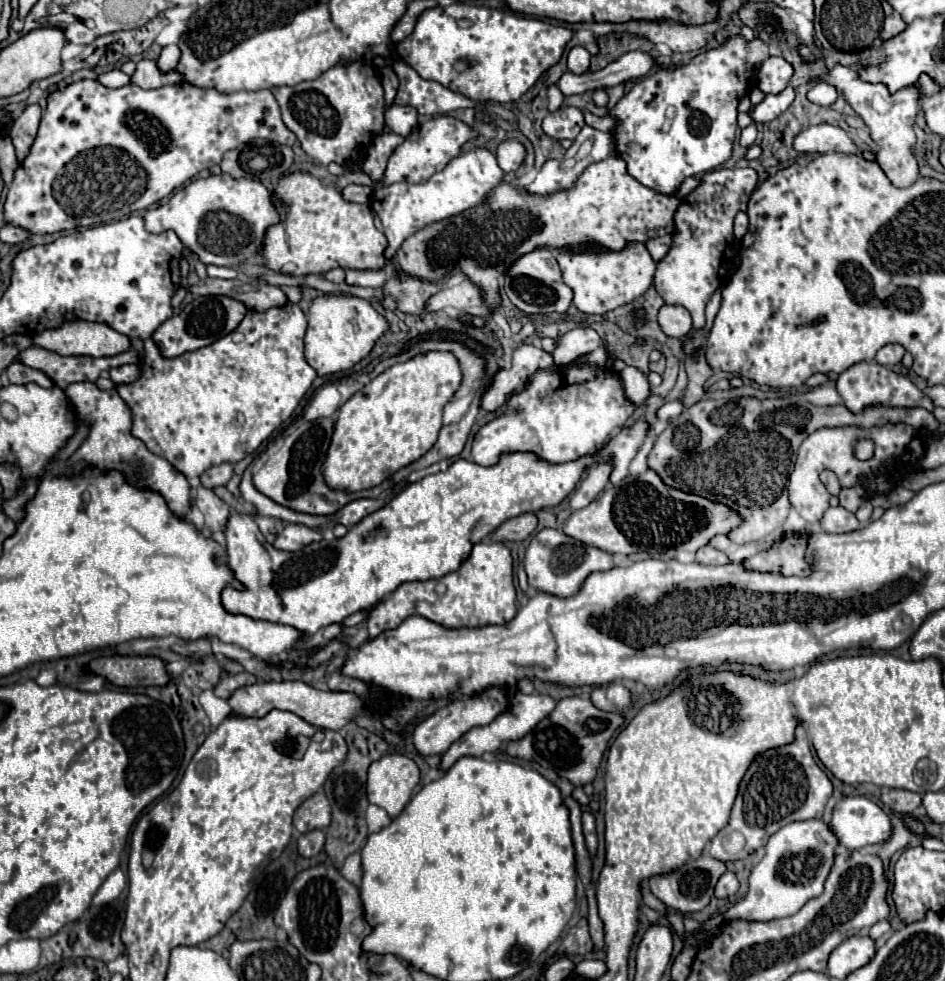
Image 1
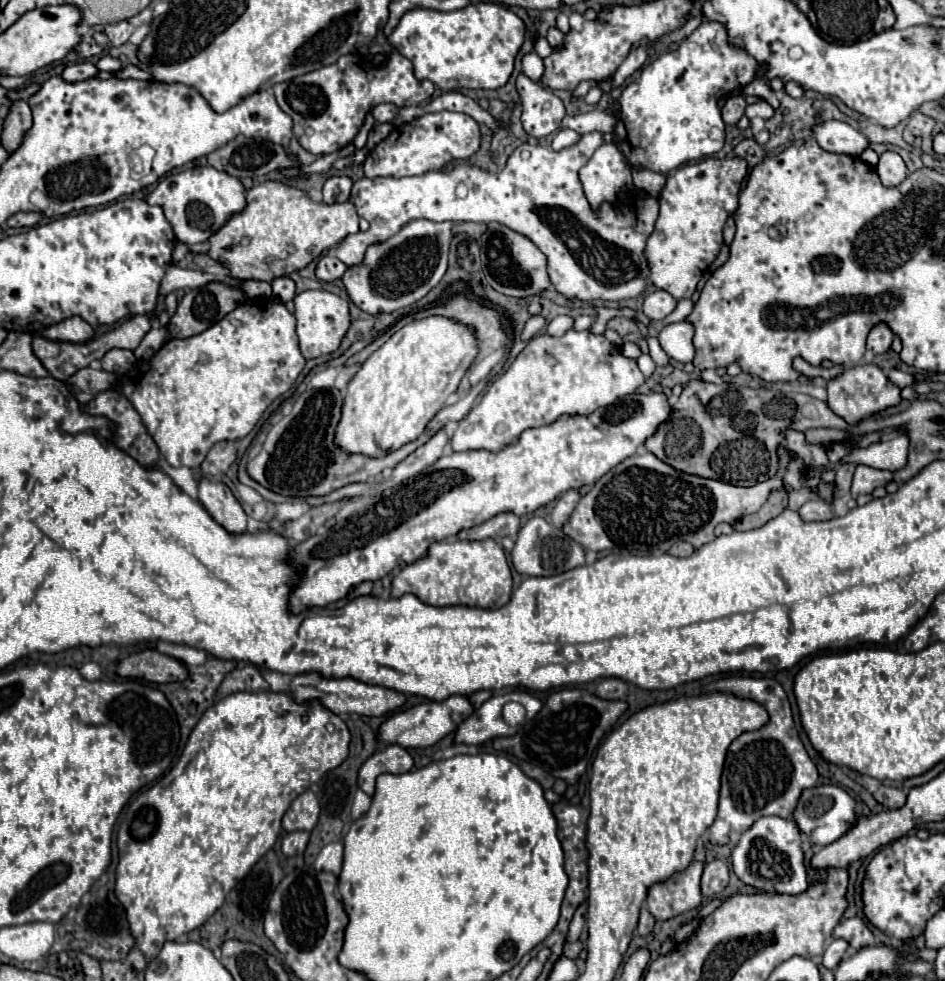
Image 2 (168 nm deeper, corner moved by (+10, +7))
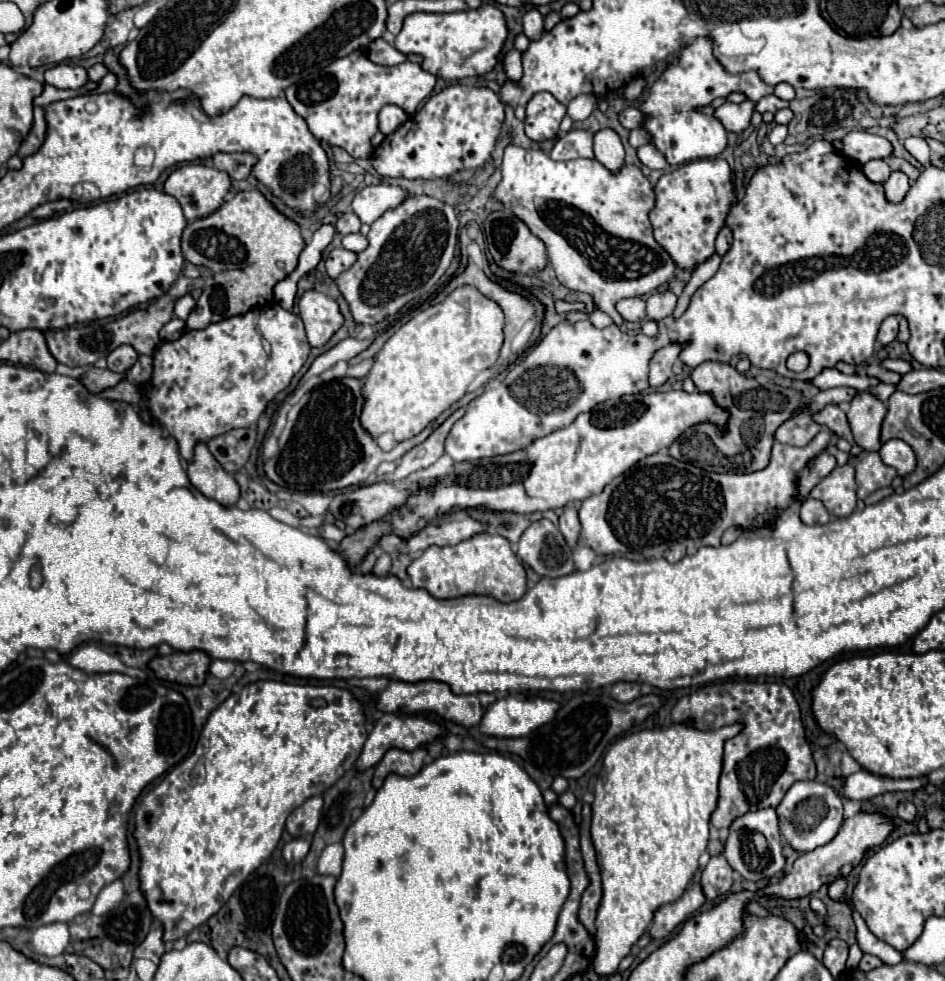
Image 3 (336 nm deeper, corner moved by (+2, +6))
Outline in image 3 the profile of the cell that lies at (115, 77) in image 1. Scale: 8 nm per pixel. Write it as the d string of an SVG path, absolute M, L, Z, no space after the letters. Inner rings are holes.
M56 65L44 73L44 79L58 89L80 89L88 81L88 73L80 65Z

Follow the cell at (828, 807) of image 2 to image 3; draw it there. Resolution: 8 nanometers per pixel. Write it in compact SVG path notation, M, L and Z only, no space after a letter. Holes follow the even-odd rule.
M818 781L794 783L794 787L790 787L790 791L786 793L786 799L782 799L782 803L776 809L778 819L780 819L782 837L796 851L814 851L816 847L822 847L836 837L844 821L842 809L844 809L842 799L832 787L822 785Z

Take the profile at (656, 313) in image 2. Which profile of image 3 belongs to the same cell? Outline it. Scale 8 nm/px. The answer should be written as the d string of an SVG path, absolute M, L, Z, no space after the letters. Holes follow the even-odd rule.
M672 291L654 293L646 301L646 315L650 319L654 319L654 321L662 321L662 319L666 319L666 317L670 317L674 313L676 301L678 301L678 297Z

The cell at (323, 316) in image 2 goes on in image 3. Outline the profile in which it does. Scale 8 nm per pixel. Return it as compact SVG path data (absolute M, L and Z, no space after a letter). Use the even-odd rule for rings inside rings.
M306 291L298 301L298 309L306 325L308 343L312 347L326 345L330 337L344 325L344 315L340 313L338 303L320 291Z

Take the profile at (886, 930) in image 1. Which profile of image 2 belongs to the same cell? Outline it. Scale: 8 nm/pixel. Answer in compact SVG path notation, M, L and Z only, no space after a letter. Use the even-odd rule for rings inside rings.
M848 918L848 920L840 922L832 934L834 934L834 938L844 938L850 944L850 948L854 948L854 950L862 950L862 946L870 946L874 942L874 936L872 936L868 924L860 918Z

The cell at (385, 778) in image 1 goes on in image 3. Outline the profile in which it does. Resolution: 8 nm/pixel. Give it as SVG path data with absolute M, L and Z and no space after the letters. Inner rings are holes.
M418 747L414 751L402 751L402 749L390 749L384 759L376 765L374 771L374 779L380 783L382 779L386 779L388 773L396 773L396 775L404 775L404 777L412 777L416 775L422 765L426 761L426 749Z

